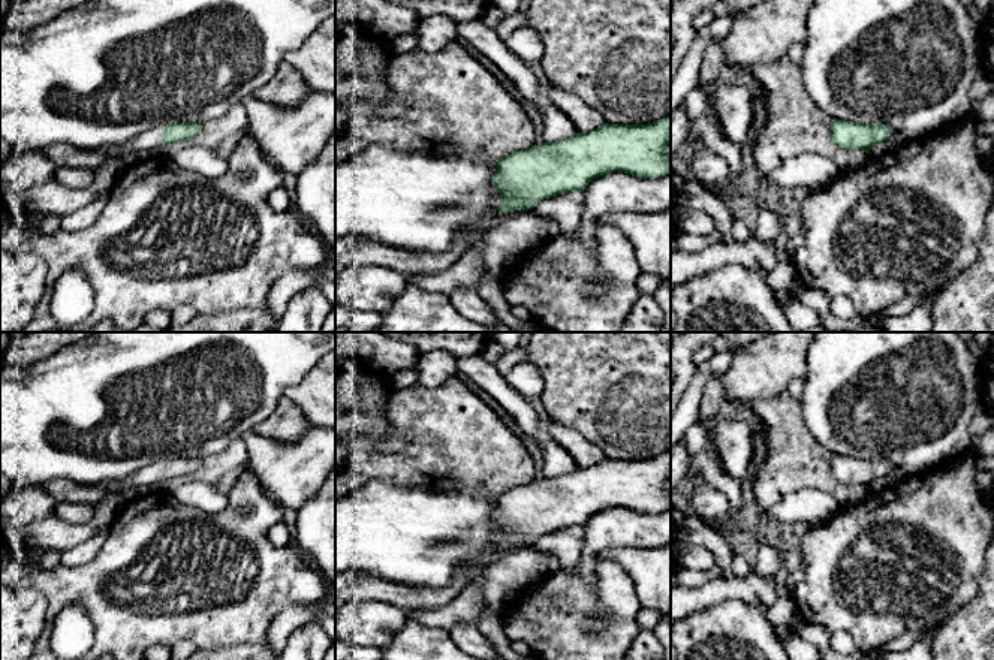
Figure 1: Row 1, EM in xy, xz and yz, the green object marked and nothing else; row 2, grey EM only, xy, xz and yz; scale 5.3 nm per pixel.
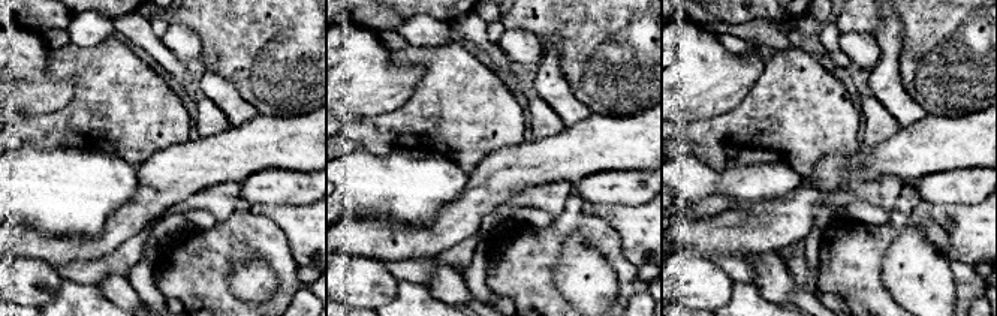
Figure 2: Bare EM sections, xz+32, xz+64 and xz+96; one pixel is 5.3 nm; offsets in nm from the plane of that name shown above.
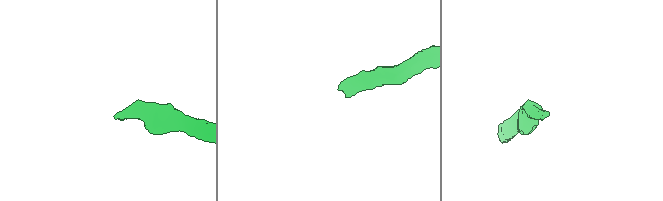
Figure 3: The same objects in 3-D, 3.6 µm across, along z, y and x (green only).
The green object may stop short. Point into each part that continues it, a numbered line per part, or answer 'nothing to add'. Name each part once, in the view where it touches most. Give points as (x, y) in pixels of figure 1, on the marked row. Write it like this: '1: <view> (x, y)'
1: xy (148, 142)

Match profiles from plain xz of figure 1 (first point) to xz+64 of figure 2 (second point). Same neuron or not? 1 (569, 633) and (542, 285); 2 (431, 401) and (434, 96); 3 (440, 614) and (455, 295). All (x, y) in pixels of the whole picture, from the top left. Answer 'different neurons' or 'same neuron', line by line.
1: same neuron
2: same neuron
3: different neurons

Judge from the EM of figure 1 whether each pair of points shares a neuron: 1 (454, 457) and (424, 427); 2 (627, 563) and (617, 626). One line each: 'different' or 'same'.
1: same
2: different

